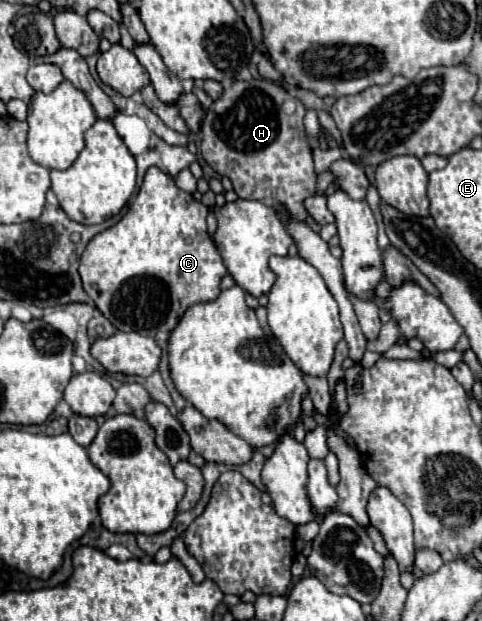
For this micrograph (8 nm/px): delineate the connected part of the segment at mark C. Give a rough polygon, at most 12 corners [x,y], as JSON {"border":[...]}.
{"border":[[150,168],[80,258],[116,330],[218,298],[208,208]]}

